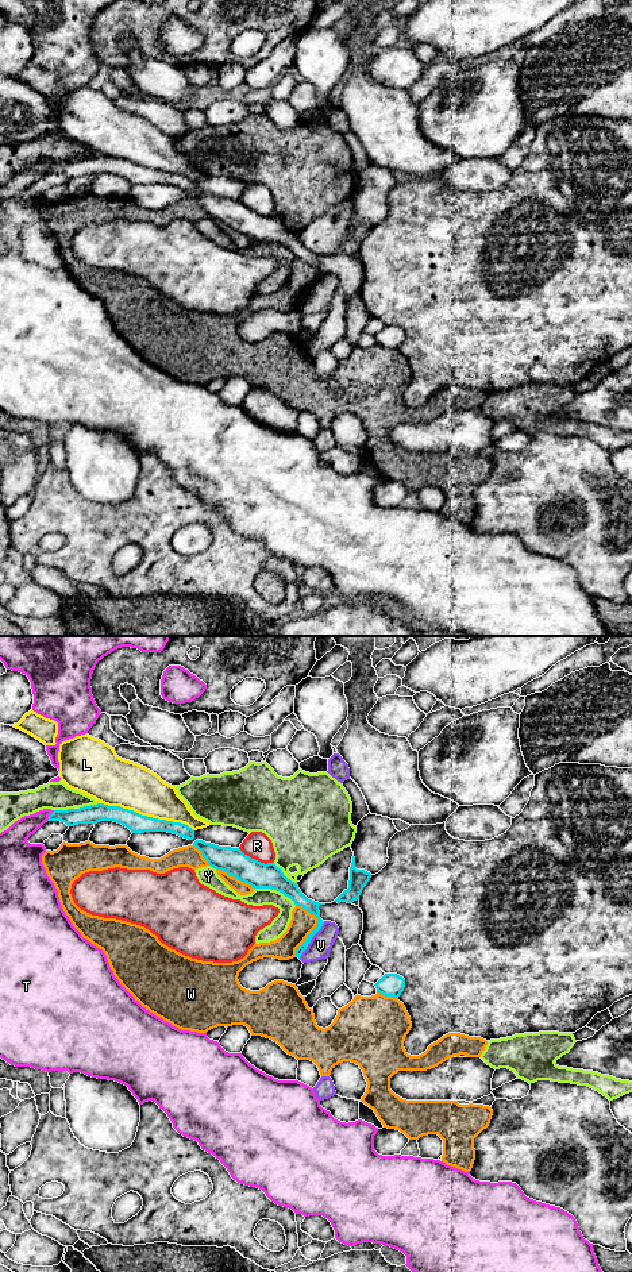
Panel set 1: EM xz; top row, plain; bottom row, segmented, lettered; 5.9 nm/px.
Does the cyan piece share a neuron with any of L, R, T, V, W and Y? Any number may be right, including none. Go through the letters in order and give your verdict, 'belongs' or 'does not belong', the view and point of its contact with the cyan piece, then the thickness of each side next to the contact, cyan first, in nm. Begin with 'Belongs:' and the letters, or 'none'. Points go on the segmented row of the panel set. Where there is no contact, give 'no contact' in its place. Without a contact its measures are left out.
Belongs: none
L: does not belong | xz (146, 816) | 120/280 nm
R: does not belong | xz (254, 859) | 160/160 nm
T: does not belong | xz (49, 816) | 110/150 nm
V: does not belong | xz (311, 939) | 80/130 nm
W: does not belong | xz (313, 929) | 80/140 nm
Y: does not belong | xz (276, 889) | 160/110 nm

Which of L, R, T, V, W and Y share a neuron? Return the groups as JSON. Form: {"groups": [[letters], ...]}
{"groups": [["L"], ["R"], ["T"], ["V"], ["W"], ["Y"]]}

